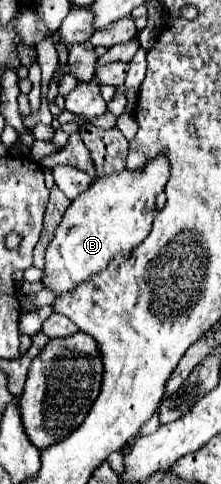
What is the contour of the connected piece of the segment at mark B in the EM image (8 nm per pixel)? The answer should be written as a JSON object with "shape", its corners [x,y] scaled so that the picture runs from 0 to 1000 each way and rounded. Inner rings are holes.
{"shape":[[[742,320],[679,333],[633,357],[543,353],[534,362],[452,366],[398,399],[326,415],[253,469],[244,494],[208,514],[208,548],[190,585],[271,614],[290,601],[344,597],[398,572],[471,560],[525,527],[579,531],[679,481],[697,457],[697,411],[742,390],[769,362],[769,341]]]}

